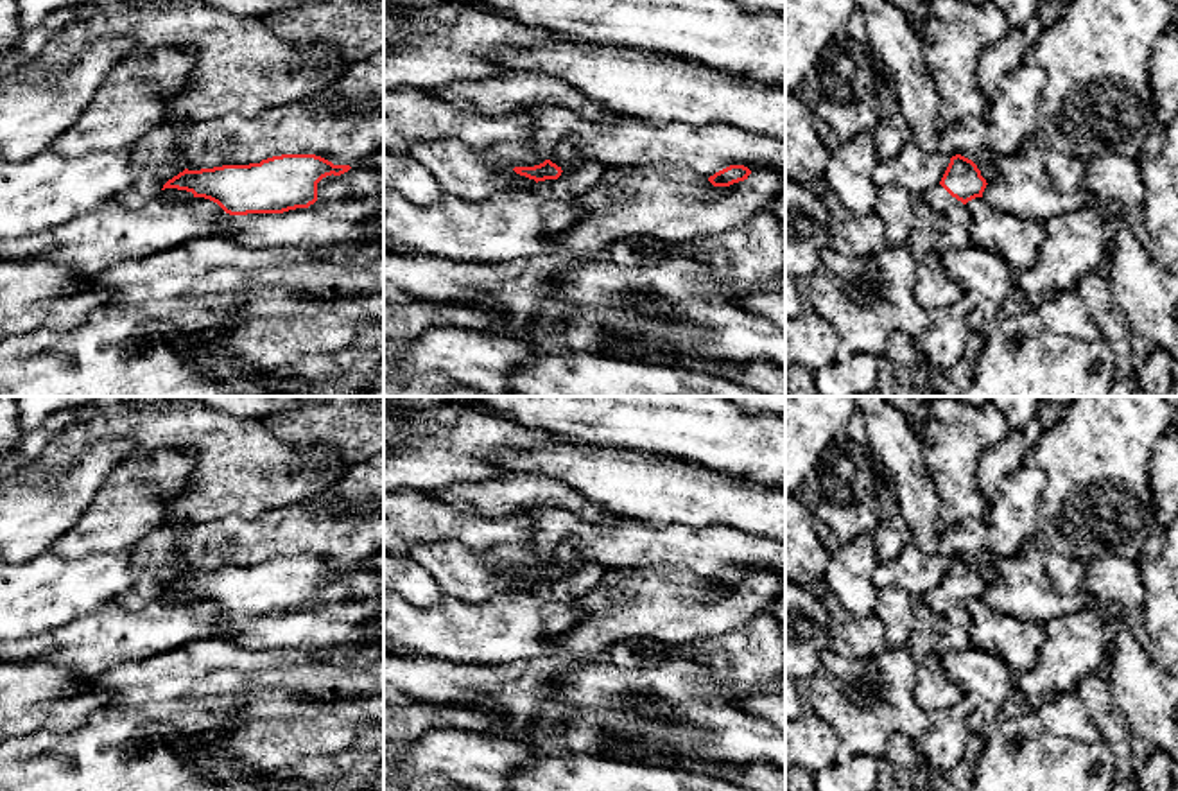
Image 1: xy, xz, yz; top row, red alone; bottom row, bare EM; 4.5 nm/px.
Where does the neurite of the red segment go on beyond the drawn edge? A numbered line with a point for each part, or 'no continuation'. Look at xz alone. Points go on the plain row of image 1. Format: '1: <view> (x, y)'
no continuation

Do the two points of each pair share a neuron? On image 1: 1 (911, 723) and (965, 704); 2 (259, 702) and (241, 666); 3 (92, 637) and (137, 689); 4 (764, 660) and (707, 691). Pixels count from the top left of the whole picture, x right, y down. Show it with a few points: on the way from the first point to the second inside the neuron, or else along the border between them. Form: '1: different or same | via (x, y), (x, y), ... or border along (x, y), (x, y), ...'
1: different | border along (929, 712), (929, 727), (913, 739)
2: different | border along (253, 687), (242, 698)
3: different | border along (156, 653), (115, 664), (99, 677)
4: different | border along (687, 660), (705, 664), (748, 691)

